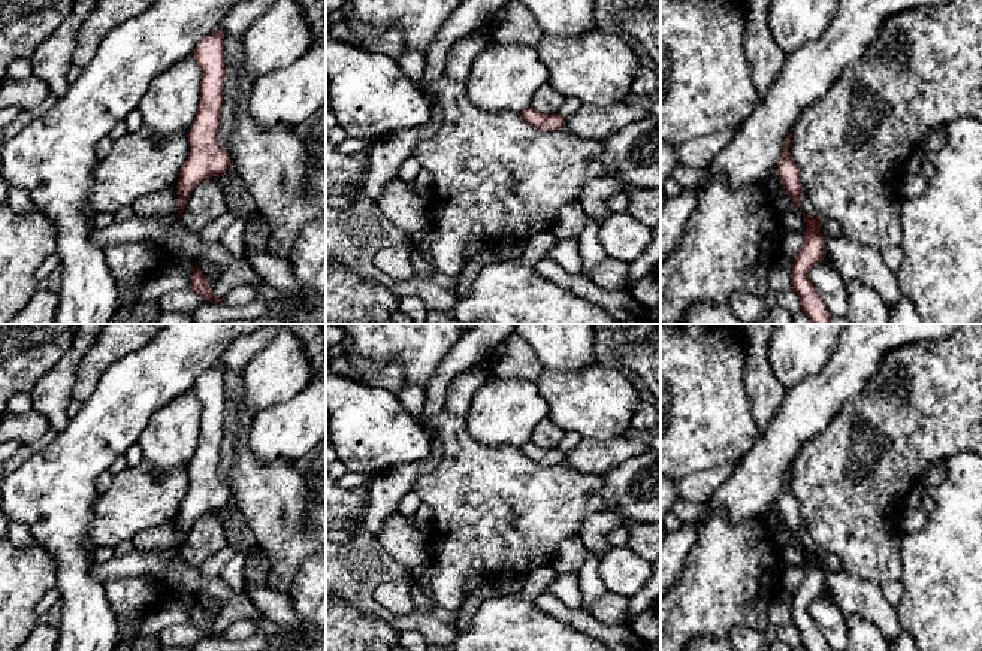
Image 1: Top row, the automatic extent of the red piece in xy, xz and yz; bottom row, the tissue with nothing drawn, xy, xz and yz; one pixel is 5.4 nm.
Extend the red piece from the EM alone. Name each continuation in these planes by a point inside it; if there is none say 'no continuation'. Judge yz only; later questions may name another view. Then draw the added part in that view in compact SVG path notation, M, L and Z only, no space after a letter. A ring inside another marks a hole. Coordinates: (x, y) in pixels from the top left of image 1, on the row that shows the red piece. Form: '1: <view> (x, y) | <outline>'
no continuation

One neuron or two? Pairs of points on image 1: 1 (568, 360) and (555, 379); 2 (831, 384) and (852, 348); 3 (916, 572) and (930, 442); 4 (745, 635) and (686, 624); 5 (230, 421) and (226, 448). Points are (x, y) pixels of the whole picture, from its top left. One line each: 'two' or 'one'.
1: two
2: one
3: two
4: two
5: one

